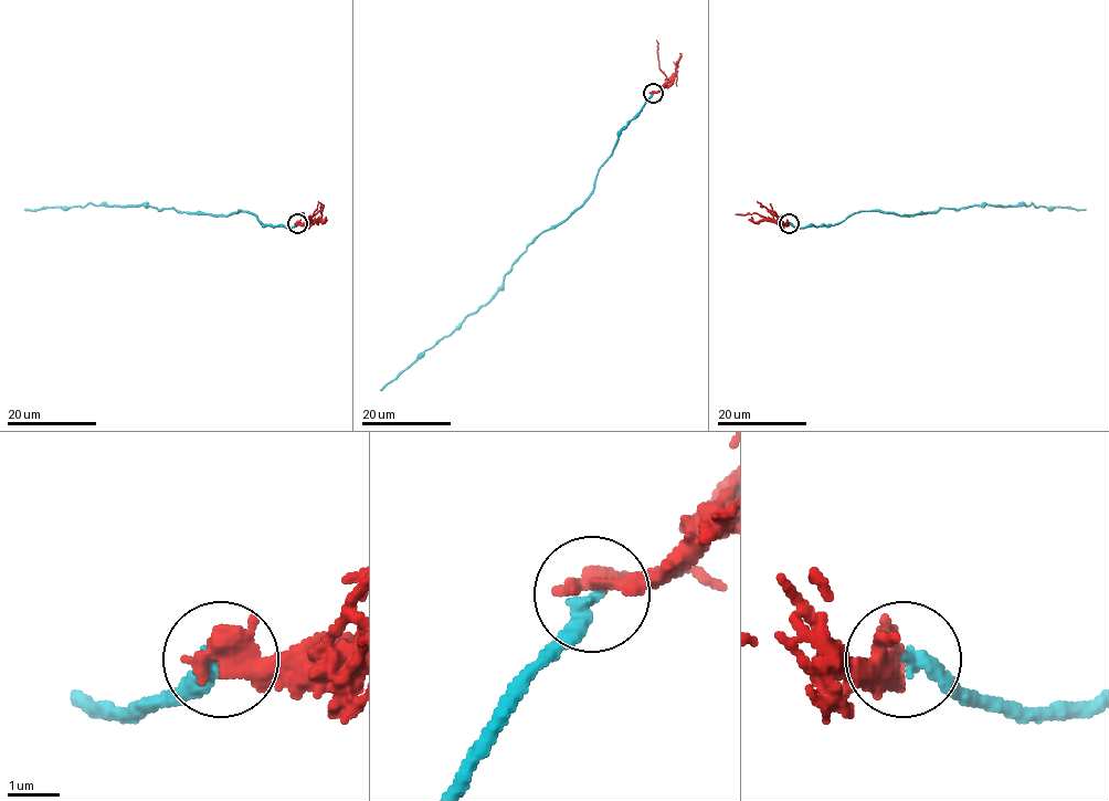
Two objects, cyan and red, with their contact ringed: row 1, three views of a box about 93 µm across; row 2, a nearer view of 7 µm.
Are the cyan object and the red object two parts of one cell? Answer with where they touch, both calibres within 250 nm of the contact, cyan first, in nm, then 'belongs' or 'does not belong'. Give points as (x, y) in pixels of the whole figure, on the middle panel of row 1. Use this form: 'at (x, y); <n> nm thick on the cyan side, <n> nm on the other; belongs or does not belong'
at (653, 93); 360 nm thick on the cyan side, 550 nm on the other; does not belong

